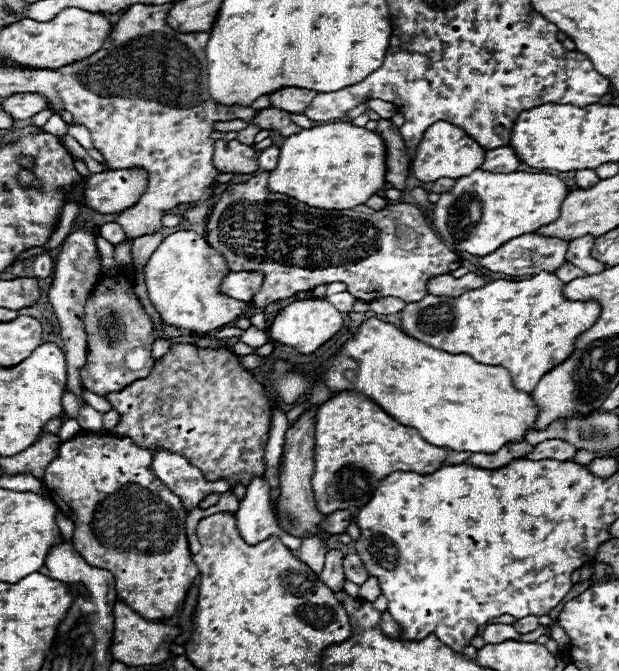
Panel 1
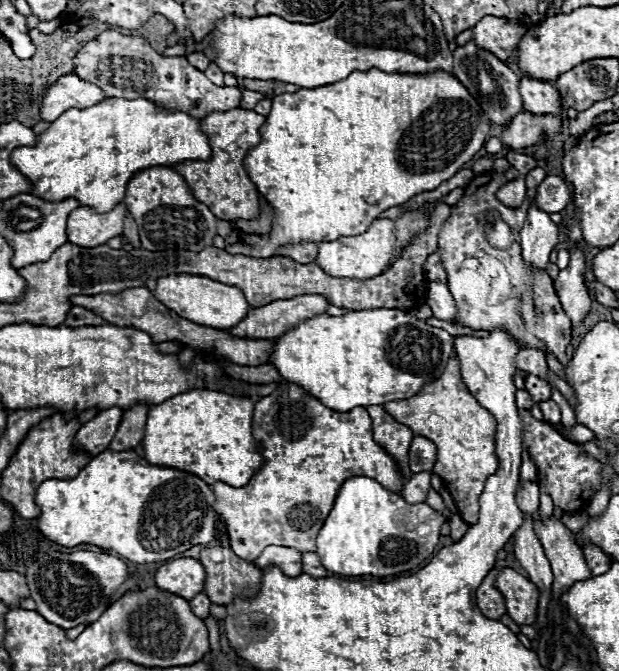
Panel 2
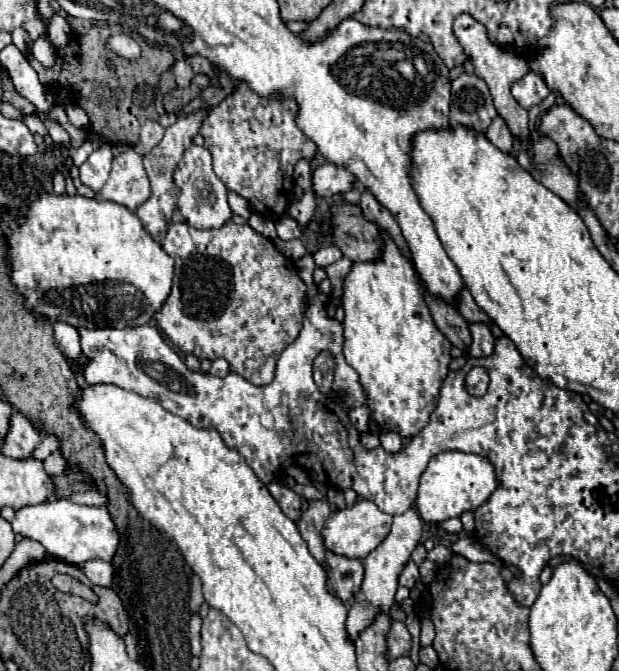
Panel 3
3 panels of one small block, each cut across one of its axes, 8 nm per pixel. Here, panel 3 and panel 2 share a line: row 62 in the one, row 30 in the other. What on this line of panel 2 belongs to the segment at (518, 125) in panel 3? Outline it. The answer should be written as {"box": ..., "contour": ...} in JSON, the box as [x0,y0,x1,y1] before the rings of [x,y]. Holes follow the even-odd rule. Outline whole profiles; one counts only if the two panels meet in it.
{"box":[472,16,528,60],"contour":[[[484,16],[472,30],[472,40],[478,42],[478,46],[498,54],[502,60],[510,60],[516,56],[518,42],[526,34],[528,26],[498,16]]]}

